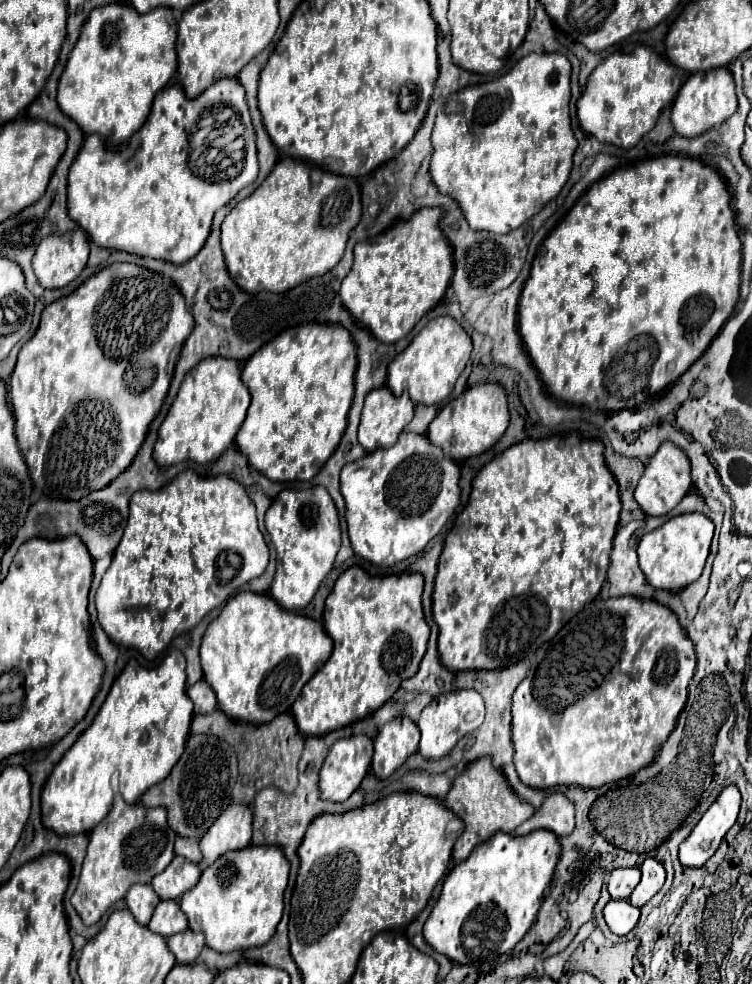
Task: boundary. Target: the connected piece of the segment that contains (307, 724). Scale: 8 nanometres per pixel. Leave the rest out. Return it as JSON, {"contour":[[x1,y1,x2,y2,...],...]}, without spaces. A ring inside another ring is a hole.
{"contour":[[350,567,338,577,324,609,324,629,334,641,334,651,326,665,304,685,302,693,292,703,292,717,304,737,320,737,372,715,394,695,404,679,410,679,418,671,430,637,430,627,424,623,422,613,422,589,424,577,410,573,368,577,364,569]]}

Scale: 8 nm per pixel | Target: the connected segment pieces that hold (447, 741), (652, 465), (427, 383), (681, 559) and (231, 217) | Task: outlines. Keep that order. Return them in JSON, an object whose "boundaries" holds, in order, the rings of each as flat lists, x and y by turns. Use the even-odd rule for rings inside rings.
{"boundaries":[[[452,691,446,695,436,697,428,707,424,707,420,719,418,719,418,727,422,731,422,739,420,739,420,753,426,759,442,759,446,757,454,745,470,731,474,731,476,727,480,727,484,721,484,699,480,693,476,691]],[[666,441,660,445,658,453,648,461,644,475,640,477,640,483,636,487,634,499,638,501,638,505,642,507,642,511,646,515,666,515,670,513,680,501,682,497,690,491,692,487,692,479,690,479,690,461,684,455,684,451,680,447,676,447,674,443]],[[436,317,410,341,402,353,392,359,388,365,386,385,398,397,406,391,416,405,438,405,454,389,454,383,464,371,470,351,472,341,466,331,452,317]],[[684,513,672,517,662,527,654,529,652,533,646,533,638,545,638,557,640,569,644,571,648,583,654,585,654,589,680,591,692,581,696,581,704,569,712,535,714,523,702,513]],[[286,157,278,161,266,181,250,197,242,199,226,215,222,223,222,251,228,259,228,273,246,293,284,293,314,275,324,275,342,259,348,235,360,221,360,213,360,189,352,177,326,173,312,163]]]}

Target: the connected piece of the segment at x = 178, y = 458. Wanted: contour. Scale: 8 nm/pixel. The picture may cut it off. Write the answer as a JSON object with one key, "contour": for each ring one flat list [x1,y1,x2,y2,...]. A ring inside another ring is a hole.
{"contour":[[208,357,206,361,202,361,202,365,198,365,198,369,190,371,186,375,186,379,180,385,180,391,164,419,164,423,160,425,158,431,158,441,154,445,154,461,158,465,176,465,182,463,186,459,196,461,196,463,212,463,216,461,232,443,234,437,246,417,246,409,250,405,250,393,246,389,246,385,240,381,240,363,238,361,226,361,224,357]]}

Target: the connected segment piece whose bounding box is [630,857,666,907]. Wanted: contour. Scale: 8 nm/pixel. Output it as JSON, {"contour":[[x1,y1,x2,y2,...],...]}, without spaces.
{"contour":[[646,857,644,863,640,865,640,869,642,869,642,881,630,895,630,903,636,907,644,907,662,889,664,881,666,881,666,869,654,857]]}

